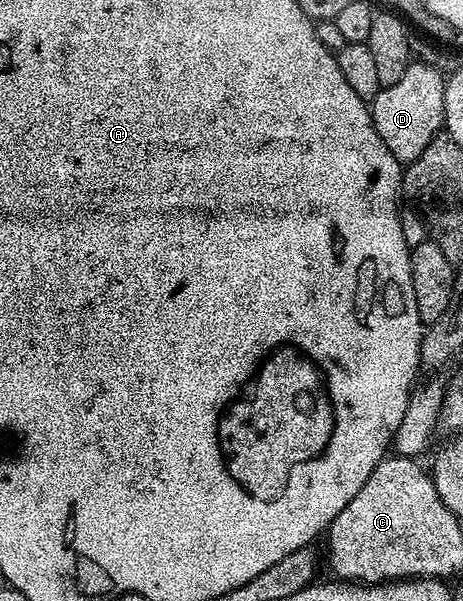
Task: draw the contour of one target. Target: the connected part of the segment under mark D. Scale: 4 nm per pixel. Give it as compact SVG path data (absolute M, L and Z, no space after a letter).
M411 62L410 68L396 81L378 92L370 107L370 116L374 118L374 128L380 133L380 139L396 157L398 162L408 165L428 149L433 139L439 138L446 121L444 93L446 79L430 63Z

